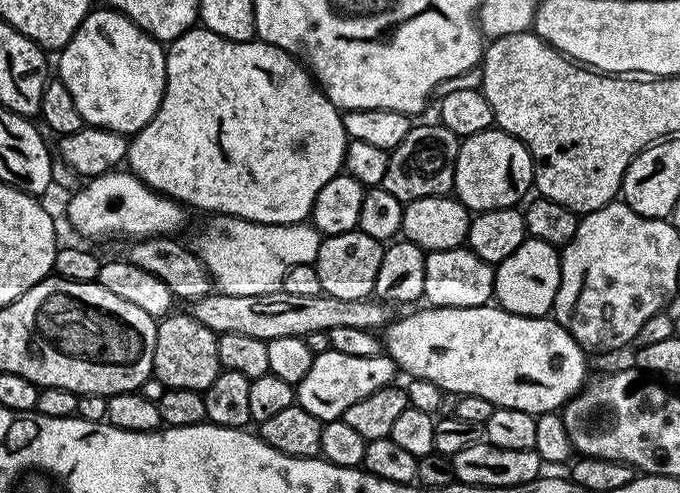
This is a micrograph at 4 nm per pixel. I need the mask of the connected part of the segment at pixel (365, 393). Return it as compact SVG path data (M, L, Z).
M331 348L326 354L318 354L312 357L310 370L306 378L295 385L296 403L314 414L321 422L341 419L354 402L362 402L362 398L370 398L374 390L382 390L393 383L398 376L396 363L387 354L381 354L374 358L354 358L351 354L342 354Z

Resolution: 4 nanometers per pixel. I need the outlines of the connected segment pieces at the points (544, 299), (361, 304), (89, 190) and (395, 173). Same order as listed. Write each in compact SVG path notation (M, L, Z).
M525 239L524 244L518 246L514 254L510 254L510 258L495 265L495 270L494 300L499 307L519 316L548 316L552 312L552 303L558 294L558 282L560 281L560 252L557 248L541 240Z
M214 290L207 296L191 301L190 315L217 334L246 334L253 338L273 340L329 332L338 326L354 326L380 330L389 323L389 305L375 299L347 300L333 296L286 294L283 290L270 294L226 294Z
M113 170L100 176L91 177L88 184L71 193L68 204L68 220L76 232L96 240L99 236L132 236L128 238L147 238L149 236L172 236L184 224L185 209L168 196L154 191L143 184L130 170Z
M417 123L406 134L406 138L402 138L402 142L398 142L398 146L391 149L382 187L394 194L394 198L398 198L403 205L418 198L449 195L456 187L454 170L458 162L460 142L461 137L456 136L454 130L444 124Z

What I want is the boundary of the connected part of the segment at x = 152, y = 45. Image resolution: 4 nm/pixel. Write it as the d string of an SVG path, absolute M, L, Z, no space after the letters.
M107 6L89 11L86 19L80 23L78 30L70 38L67 46L59 49L60 72L58 79L70 90L70 98L74 98L74 106L78 106L78 114L82 114L85 125L94 128L105 128L111 132L135 134L141 132L154 118L158 106L162 102L162 94L166 86L165 49L161 41L153 40L139 26Z

